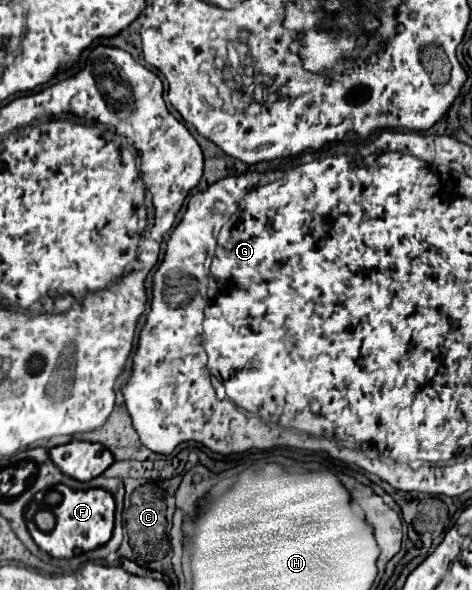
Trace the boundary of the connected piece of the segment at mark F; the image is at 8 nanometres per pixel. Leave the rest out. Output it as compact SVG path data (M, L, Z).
M65 487L63 489L63 501L59 507L53 509L53 515L57 519L57 525L51 533L40 531L33 520L27 520L26 525L30 535L43 551L47 551L51 557L73 557L75 549L81 551L91 551L101 545L105 545L111 539L113 533L113 519L115 519L115 499L109 491L105 489L85 489L85 491L75 491Z

